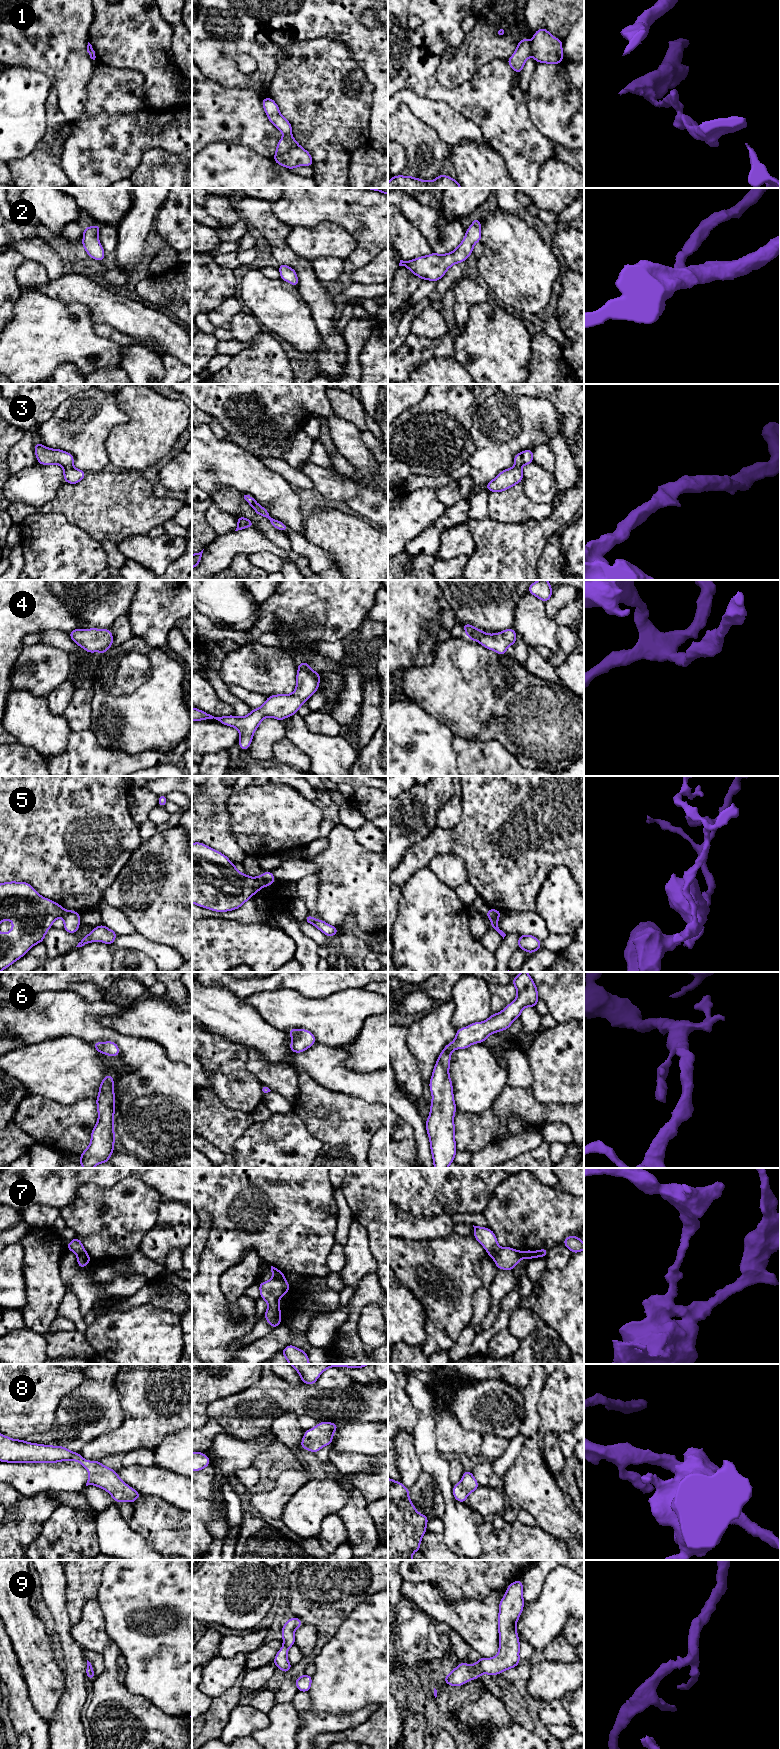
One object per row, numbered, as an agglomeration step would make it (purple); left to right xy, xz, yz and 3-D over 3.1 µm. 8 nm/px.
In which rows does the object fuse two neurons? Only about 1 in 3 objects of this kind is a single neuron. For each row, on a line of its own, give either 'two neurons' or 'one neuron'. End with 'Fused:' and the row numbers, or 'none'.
1: two neurons
2: one neuron
3: one neuron
4: one neuron
5: two neurons
6: one neuron
7: two neurons
8: one neuron
9: one neuron
Fused: 1, 5, 7

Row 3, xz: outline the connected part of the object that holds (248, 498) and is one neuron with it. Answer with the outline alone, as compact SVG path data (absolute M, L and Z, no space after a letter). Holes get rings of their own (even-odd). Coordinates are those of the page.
M244 495L244 499L249 503L249 505L255 510L255 512L258 515L268 518L269 521L270 521L270 523L271 523L271 525L274 528L280 529L283 532L286 532L287 530L289 530L289 528L287 527L287 525L285 525L284 523L282 523L280 521L277 521L274 518L272 518L269 515L268 510L266 510L261 505L259 505L252 496L250 496L250 495Z

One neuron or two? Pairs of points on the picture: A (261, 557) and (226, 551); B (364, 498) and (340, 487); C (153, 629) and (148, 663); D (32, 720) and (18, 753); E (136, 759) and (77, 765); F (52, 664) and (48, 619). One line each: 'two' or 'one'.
A: two
B: two
C: two
D: two
E: one
F: two

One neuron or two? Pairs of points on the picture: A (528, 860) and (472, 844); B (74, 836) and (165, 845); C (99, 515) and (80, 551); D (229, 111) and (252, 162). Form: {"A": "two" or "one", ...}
{"A": "one", "B": "two", "C": "two", "D": "two"}

